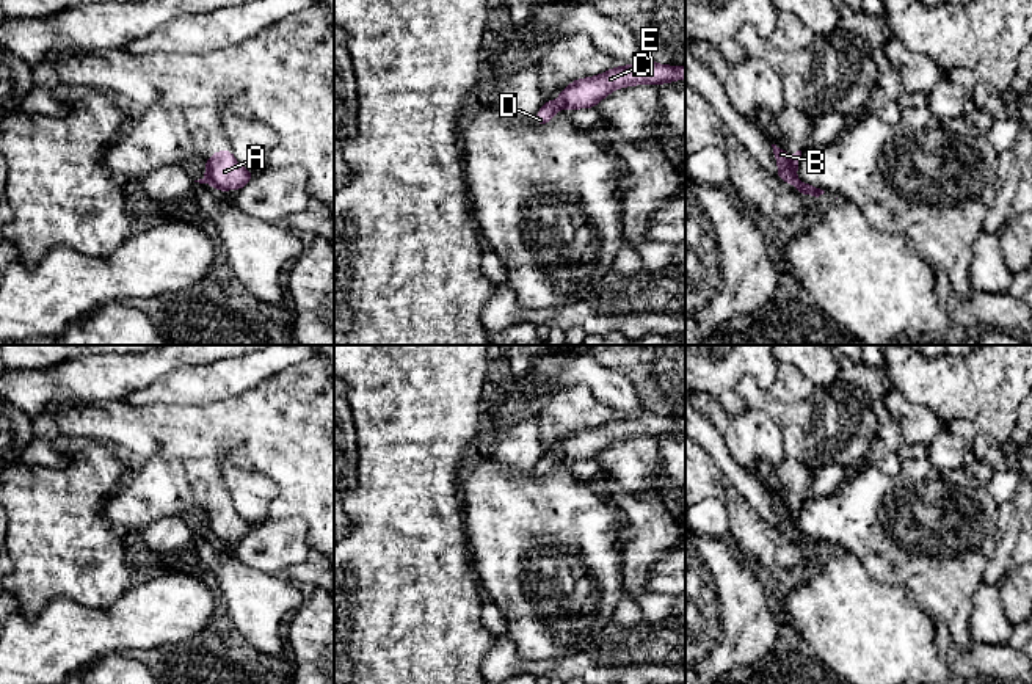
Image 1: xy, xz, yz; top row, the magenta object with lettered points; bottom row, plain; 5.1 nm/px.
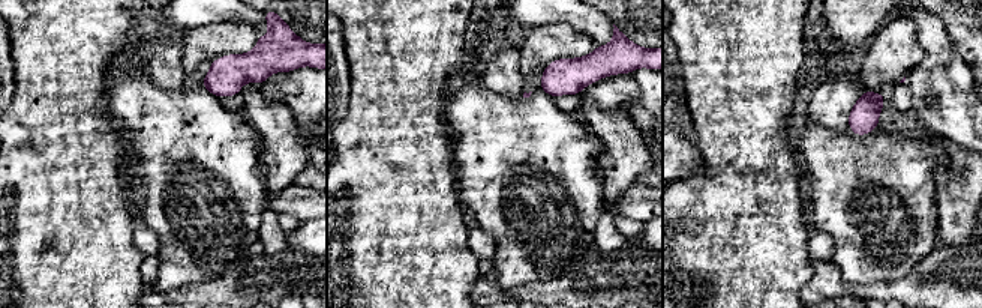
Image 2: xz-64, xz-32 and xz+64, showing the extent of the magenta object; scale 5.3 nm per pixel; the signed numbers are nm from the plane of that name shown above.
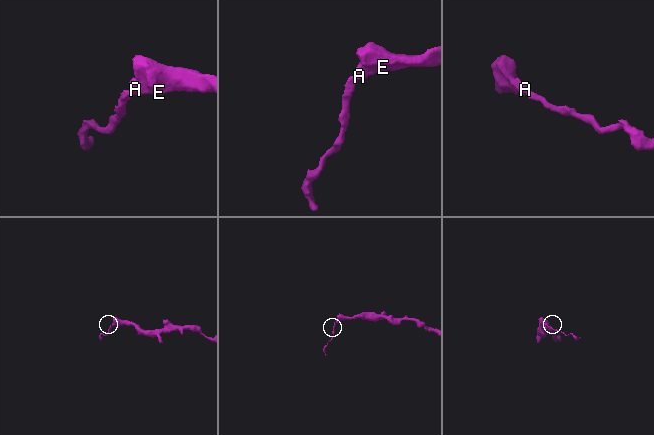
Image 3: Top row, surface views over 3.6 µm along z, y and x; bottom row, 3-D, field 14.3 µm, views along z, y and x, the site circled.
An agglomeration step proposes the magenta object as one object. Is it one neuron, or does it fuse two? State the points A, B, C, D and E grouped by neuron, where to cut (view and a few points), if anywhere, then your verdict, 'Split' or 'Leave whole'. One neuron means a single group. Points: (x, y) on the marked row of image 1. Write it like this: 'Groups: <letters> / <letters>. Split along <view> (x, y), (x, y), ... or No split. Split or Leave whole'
Groups: A B C E / D. Split along xz (559, 99), (563, 107). Split

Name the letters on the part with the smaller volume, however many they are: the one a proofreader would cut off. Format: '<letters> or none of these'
D

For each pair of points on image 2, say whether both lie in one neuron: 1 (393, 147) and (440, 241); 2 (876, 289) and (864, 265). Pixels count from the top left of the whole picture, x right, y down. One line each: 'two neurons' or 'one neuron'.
1: one neuron
2: two neurons

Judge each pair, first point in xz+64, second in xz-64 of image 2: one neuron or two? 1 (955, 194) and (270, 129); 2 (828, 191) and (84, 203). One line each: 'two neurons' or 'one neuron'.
1: one neuron
2: two neurons

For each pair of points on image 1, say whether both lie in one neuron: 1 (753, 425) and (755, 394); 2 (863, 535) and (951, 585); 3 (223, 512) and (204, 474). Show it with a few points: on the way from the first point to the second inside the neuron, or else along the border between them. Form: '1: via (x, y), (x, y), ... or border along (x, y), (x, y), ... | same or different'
1: border along (748, 408), (763, 411), (781, 433) | different
2: via (885, 540), (908, 563), (929, 563) | same
3: via (215, 502), (207, 483) | same

